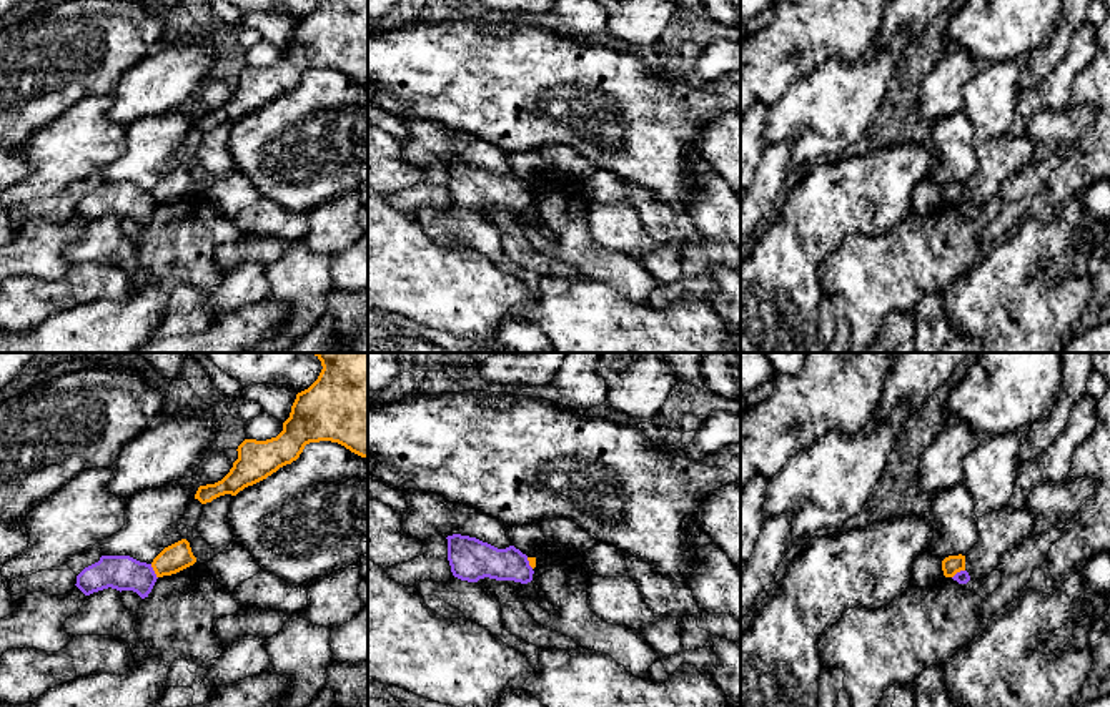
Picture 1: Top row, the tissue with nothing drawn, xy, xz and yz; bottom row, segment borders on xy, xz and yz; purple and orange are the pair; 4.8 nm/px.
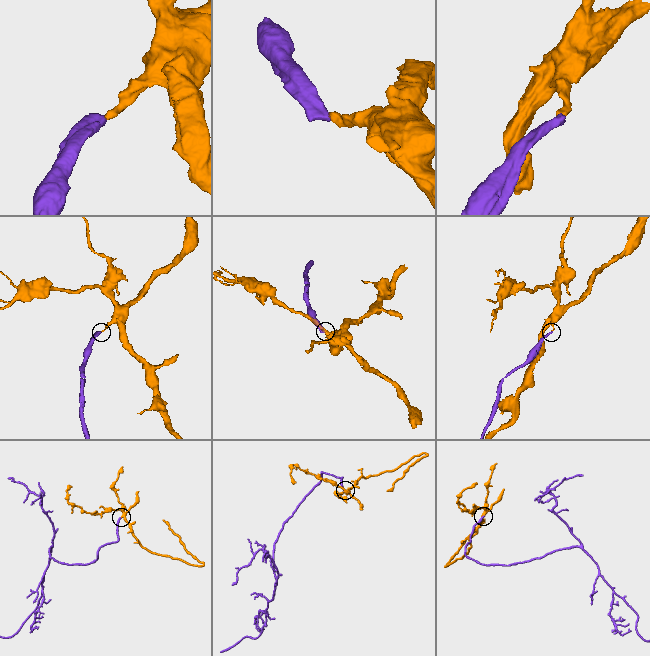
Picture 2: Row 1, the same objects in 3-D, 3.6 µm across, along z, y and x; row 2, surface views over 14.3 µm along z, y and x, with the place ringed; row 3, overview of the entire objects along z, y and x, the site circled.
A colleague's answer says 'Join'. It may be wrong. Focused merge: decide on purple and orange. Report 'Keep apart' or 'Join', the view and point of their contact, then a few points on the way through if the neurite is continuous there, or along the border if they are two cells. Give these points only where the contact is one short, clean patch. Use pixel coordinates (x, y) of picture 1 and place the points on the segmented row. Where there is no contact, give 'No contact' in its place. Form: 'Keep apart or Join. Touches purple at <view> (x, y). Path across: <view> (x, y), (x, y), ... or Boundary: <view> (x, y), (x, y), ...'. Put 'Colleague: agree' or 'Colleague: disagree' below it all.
Keep apart. Touches purple at xy (153, 571). Boundary: xy (150, 564), (157, 578)
Colleague: disagree

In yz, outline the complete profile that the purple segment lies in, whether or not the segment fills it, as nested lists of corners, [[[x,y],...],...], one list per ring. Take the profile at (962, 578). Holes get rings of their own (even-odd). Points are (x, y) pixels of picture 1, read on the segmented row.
[[[1027,506],[1003,507],[979,517],[979,542],[965,554],[965,569],[952,579],[967,584],[997,569],[1000,559],[1033,534],[1035,514]]]

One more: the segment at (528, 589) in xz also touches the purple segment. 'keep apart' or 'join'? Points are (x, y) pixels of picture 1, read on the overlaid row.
join

